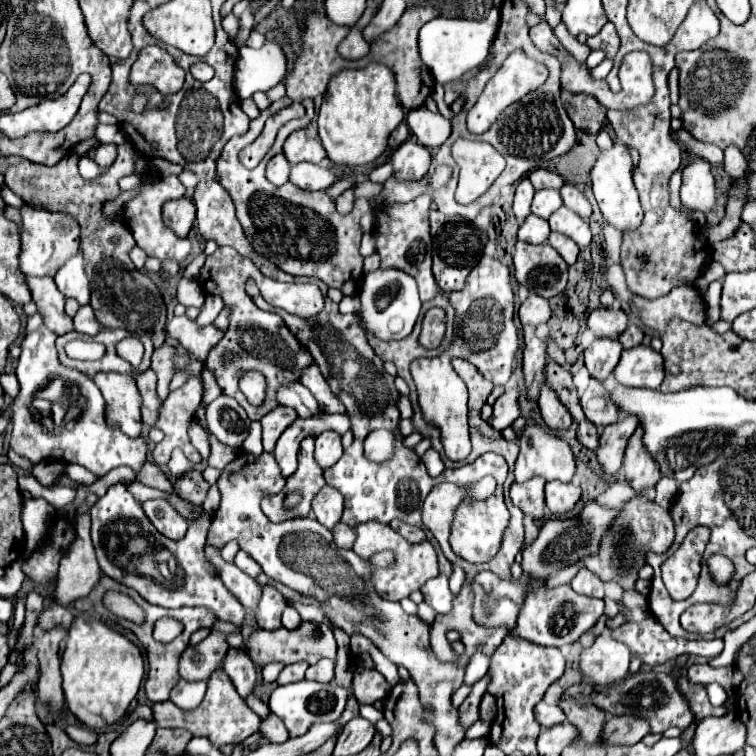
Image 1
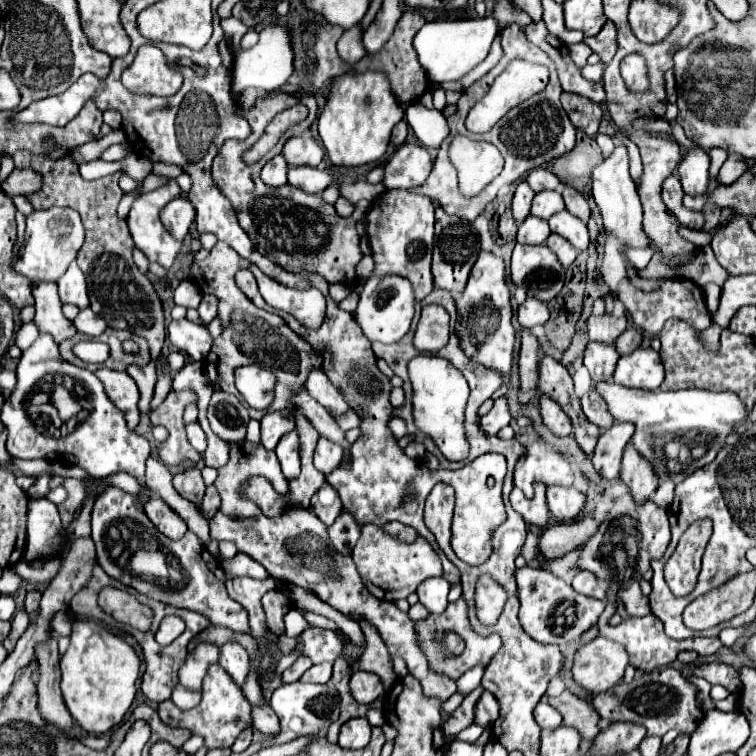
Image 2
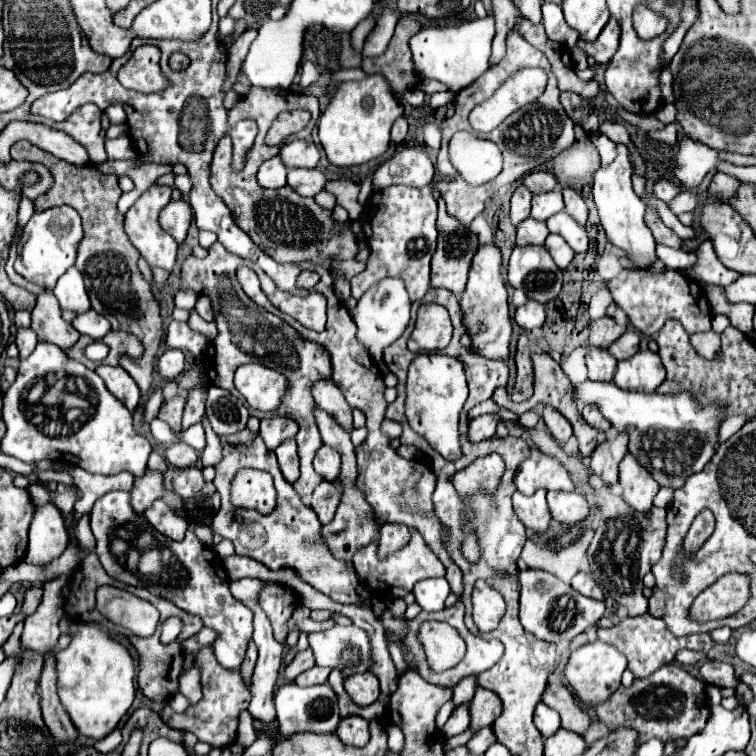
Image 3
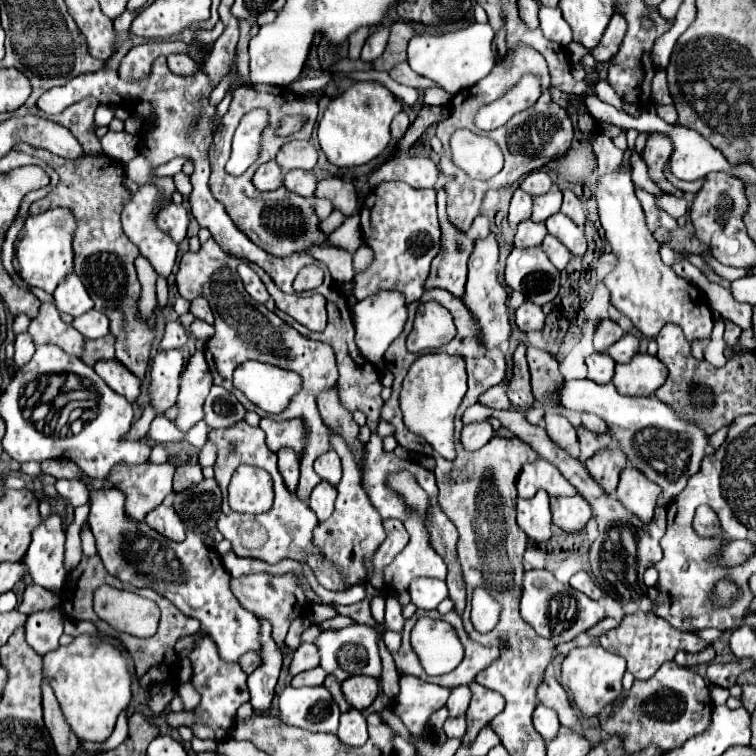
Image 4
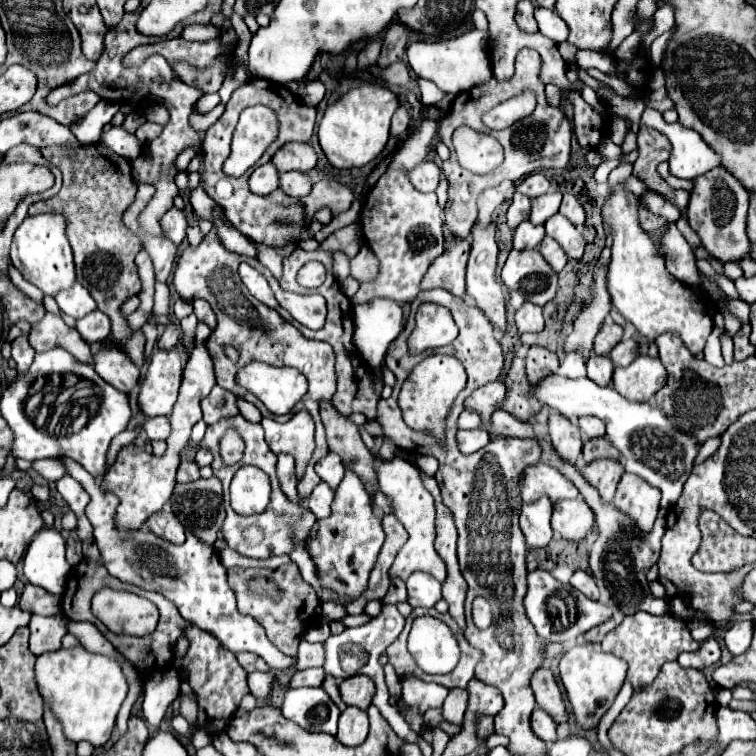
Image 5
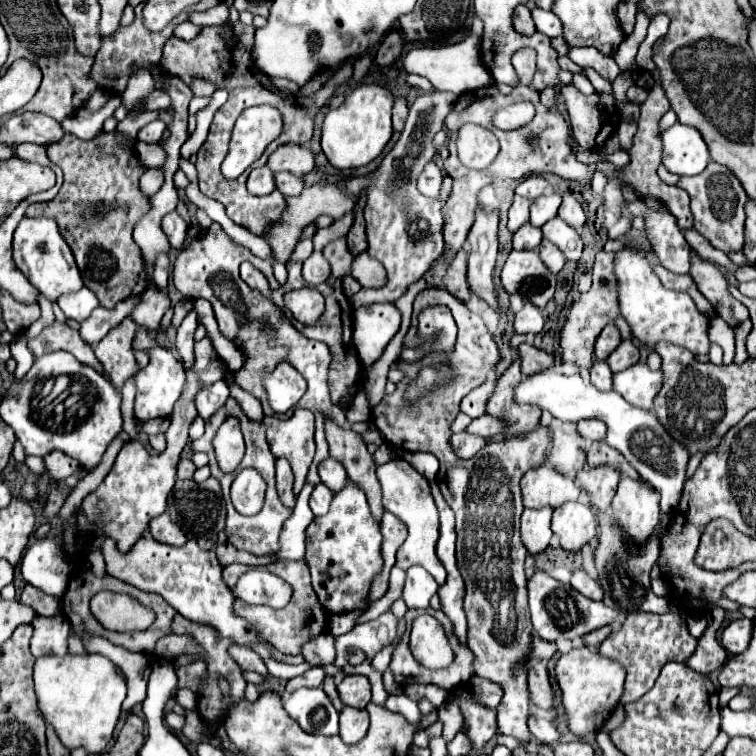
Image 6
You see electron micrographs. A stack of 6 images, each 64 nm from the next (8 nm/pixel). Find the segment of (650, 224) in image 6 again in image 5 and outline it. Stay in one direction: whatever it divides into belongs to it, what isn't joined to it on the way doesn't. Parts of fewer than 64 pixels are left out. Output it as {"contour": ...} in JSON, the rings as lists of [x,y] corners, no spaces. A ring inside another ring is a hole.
{"contour":[[[674,222],[666,224],[666,230],[664,230],[660,242],[662,242],[662,258],[666,262],[666,270],[686,284],[700,286],[692,246],[684,240],[684,236],[678,232]]]}

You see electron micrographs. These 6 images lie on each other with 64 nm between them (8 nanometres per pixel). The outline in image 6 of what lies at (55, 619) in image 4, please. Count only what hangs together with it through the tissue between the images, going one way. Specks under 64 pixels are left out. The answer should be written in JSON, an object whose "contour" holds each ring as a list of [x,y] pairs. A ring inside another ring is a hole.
{"contour":[[[36,616],[36,620],[32,620],[32,626],[34,632],[30,640],[30,651],[34,657],[38,658],[43,652],[54,656],[68,654],[70,624],[66,616]]]}

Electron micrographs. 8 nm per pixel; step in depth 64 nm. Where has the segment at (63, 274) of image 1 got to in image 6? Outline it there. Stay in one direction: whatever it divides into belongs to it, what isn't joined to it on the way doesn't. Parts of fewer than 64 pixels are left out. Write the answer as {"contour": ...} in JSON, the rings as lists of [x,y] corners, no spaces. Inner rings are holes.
{"contour":[[[82,288],[82,292],[74,292],[68,296],[60,296],[58,306],[62,308],[62,312],[66,314],[66,318],[82,322],[90,316],[90,312],[98,306],[98,298],[94,292],[90,292],[88,288]]]}

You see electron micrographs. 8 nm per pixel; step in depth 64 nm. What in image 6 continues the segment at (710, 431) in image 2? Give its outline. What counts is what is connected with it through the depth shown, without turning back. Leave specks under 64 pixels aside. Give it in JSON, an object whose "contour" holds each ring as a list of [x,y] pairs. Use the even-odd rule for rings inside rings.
{"contour":[[[546,368],[542,372],[536,372],[528,378],[524,378],[514,388],[514,400],[518,404],[534,404],[540,410],[548,410],[558,420],[570,420],[578,422],[584,418],[598,418],[608,426],[606,442],[620,450],[622,456],[648,480],[654,490],[660,494],[660,510],[670,514],[676,510],[682,486],[686,478],[686,464],[688,464],[688,450],[678,444],[668,432],[664,432],[664,426],[656,420],[656,414],[650,410],[636,408],[628,404],[620,394],[616,392],[596,392],[592,388],[588,376],[564,376],[558,374],[554,368]]]}

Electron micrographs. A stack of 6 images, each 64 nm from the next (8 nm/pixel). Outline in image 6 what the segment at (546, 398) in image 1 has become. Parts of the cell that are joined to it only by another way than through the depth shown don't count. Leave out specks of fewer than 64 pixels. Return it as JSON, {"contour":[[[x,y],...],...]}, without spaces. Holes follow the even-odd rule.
{"contour":[[[554,419],[550,425],[552,432],[552,452],[548,456],[554,470],[562,476],[574,476],[584,468],[586,444],[578,434],[576,423]]]}

